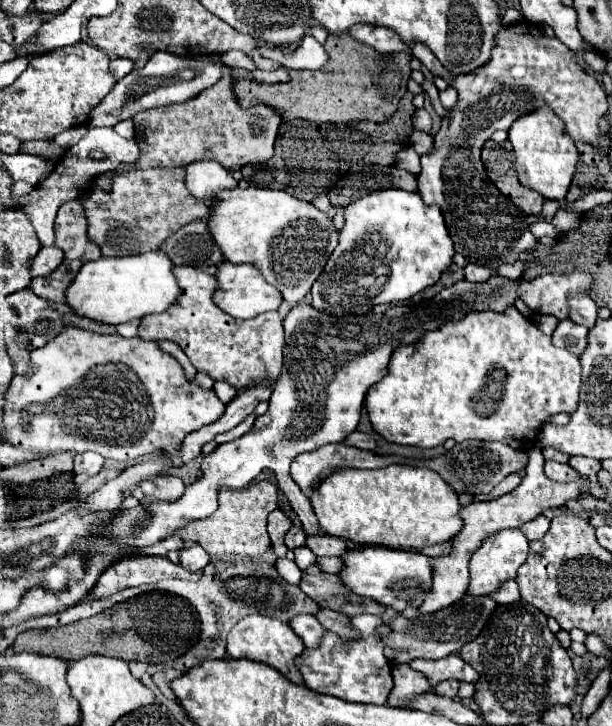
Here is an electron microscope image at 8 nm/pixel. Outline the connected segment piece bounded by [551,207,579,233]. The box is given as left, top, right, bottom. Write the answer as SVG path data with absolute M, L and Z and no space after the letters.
M563 207L555 213L555 217L553 217L553 221L551 221L551 225L555 225L559 231L569 231L571 227L577 227L577 223L579 223L579 215L573 215L573 213L567 213Z

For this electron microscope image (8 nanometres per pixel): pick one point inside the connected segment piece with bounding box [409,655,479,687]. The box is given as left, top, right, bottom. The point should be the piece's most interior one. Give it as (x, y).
(453, 667)

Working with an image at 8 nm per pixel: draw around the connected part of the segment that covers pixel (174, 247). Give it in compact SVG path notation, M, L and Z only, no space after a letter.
M197 219L175 231L165 241L163 249L175 265L205 269L209 265L217 265L223 261L223 255L209 233L205 219Z

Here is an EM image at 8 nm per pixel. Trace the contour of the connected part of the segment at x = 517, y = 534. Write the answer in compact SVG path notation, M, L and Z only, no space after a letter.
M519 529L511 531L501 531L495 537L489 537L481 549L477 549L469 561L469 571L471 571L471 583L467 593L471 595L489 595L501 585L501 581L513 579L517 569L523 565L529 552L529 541Z

